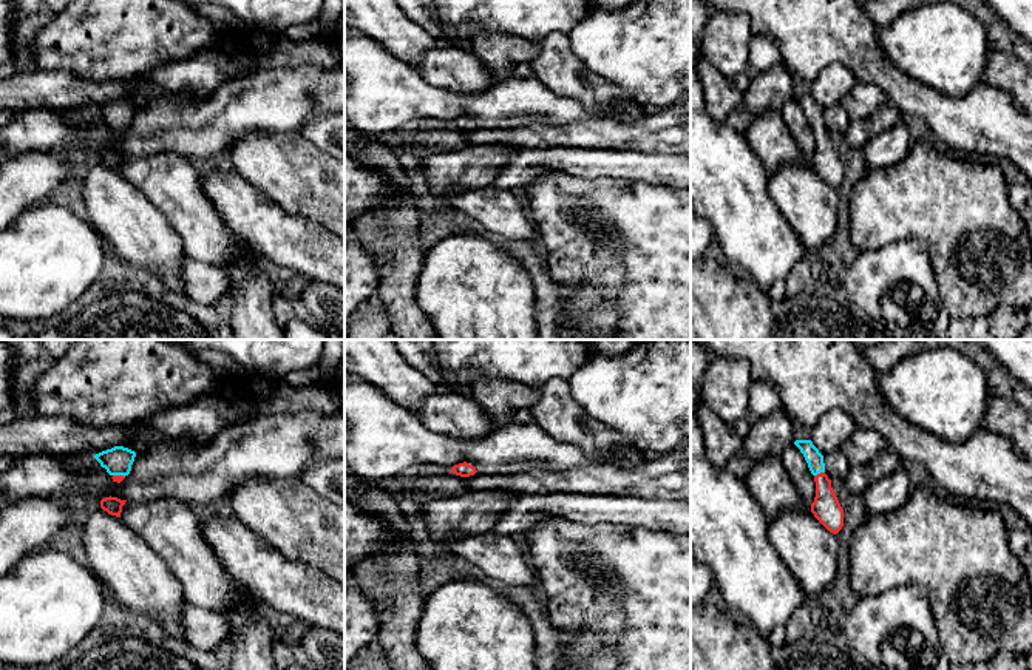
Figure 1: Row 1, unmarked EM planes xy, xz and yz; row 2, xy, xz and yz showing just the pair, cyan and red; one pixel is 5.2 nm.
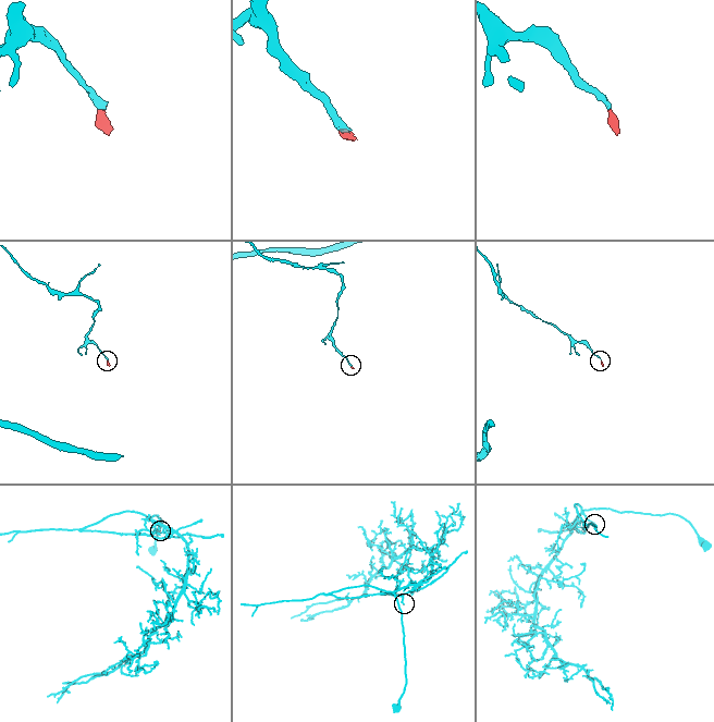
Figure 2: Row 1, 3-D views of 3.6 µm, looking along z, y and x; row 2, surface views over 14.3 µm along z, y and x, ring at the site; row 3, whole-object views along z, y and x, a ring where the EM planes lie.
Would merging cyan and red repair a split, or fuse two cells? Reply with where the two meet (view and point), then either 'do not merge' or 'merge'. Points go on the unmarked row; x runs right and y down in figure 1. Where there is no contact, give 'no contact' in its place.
meets cyan in yz at (819, 127); merge

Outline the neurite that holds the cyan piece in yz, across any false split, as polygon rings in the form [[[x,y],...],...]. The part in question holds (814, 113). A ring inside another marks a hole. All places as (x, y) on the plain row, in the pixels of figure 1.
[[[796,94],[794,99],[803,108],[816,136],[816,151],[811,157],[814,171],[833,188],[844,181],[844,164],[831,142],[831,134],[825,128],[823,110],[811,94]]]

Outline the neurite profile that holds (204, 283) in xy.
[[[184,256],[181,278],[185,293],[198,303],[215,306],[229,293],[222,269]]]

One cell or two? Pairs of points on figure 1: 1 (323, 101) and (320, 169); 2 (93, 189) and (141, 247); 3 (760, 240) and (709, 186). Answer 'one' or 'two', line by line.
1: two
2: one
3: one

